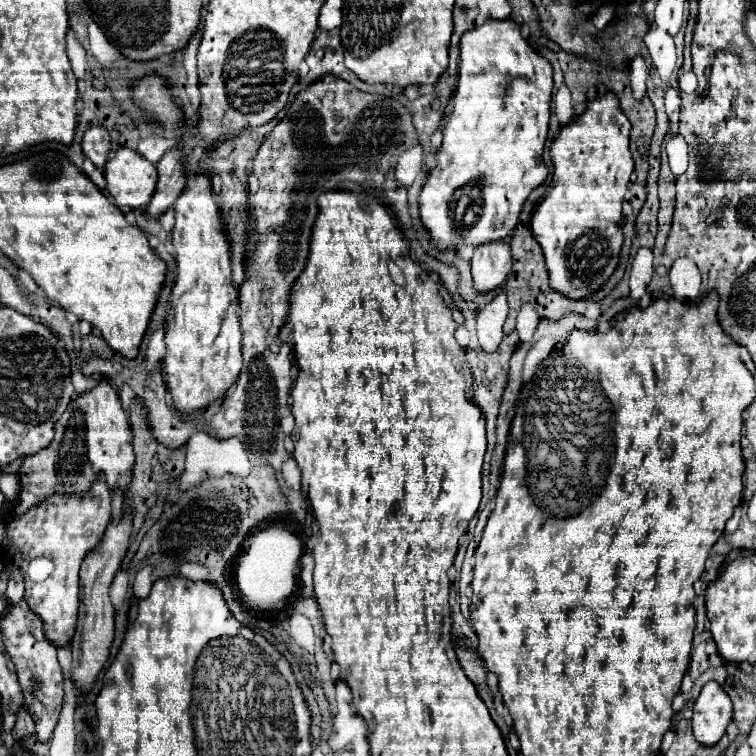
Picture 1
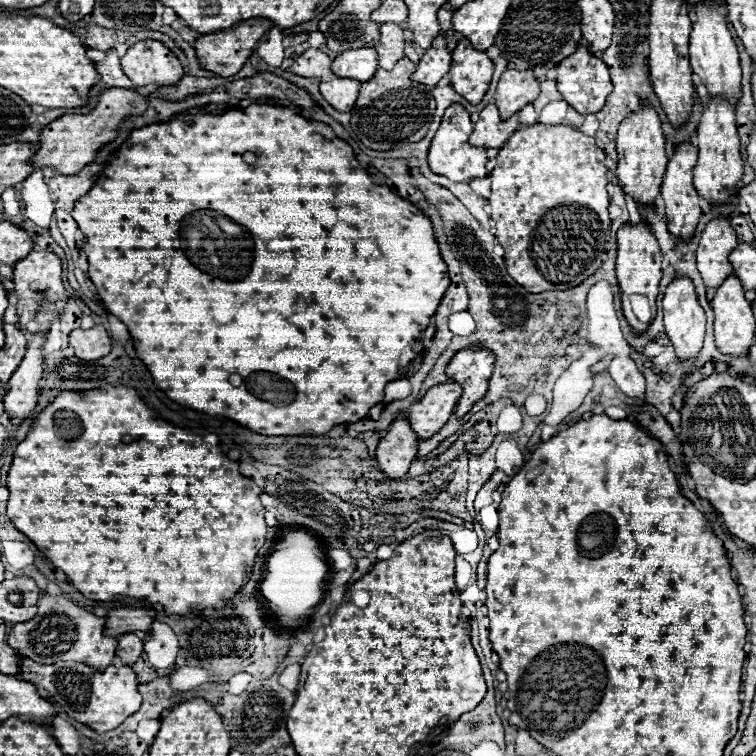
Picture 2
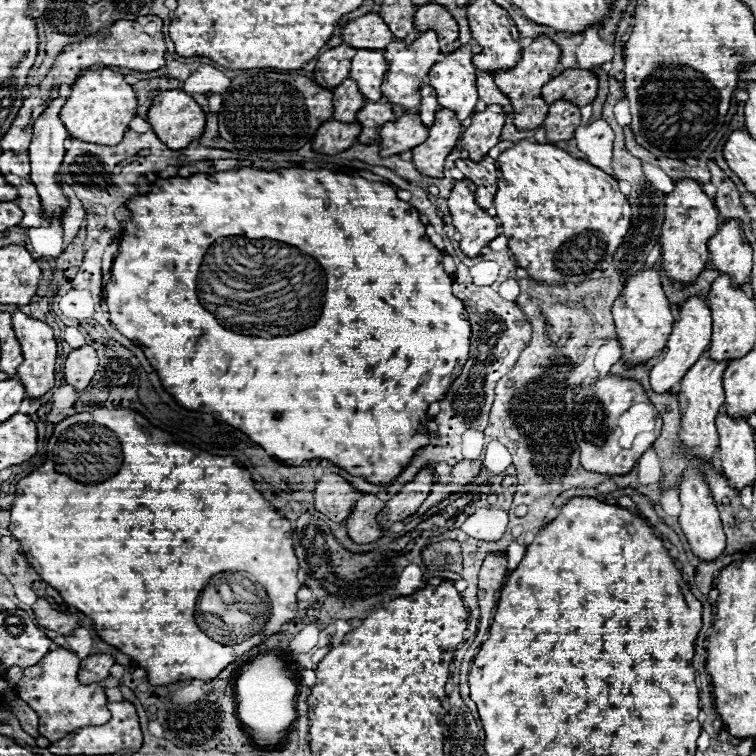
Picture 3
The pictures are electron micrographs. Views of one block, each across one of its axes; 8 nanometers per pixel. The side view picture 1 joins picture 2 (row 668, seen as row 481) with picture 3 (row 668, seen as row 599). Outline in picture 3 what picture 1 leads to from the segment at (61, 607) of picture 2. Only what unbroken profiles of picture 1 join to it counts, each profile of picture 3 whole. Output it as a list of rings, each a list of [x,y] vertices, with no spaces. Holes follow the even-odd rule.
[[[56,648],[48,652],[38,664],[24,668],[22,680],[16,684],[18,696],[32,710],[36,710],[40,718],[40,736],[48,738],[50,742],[56,742],[78,728],[104,724],[110,720],[104,688],[100,684],[80,684],[76,678],[78,666],[80,658],[74,652],[66,648]]]

